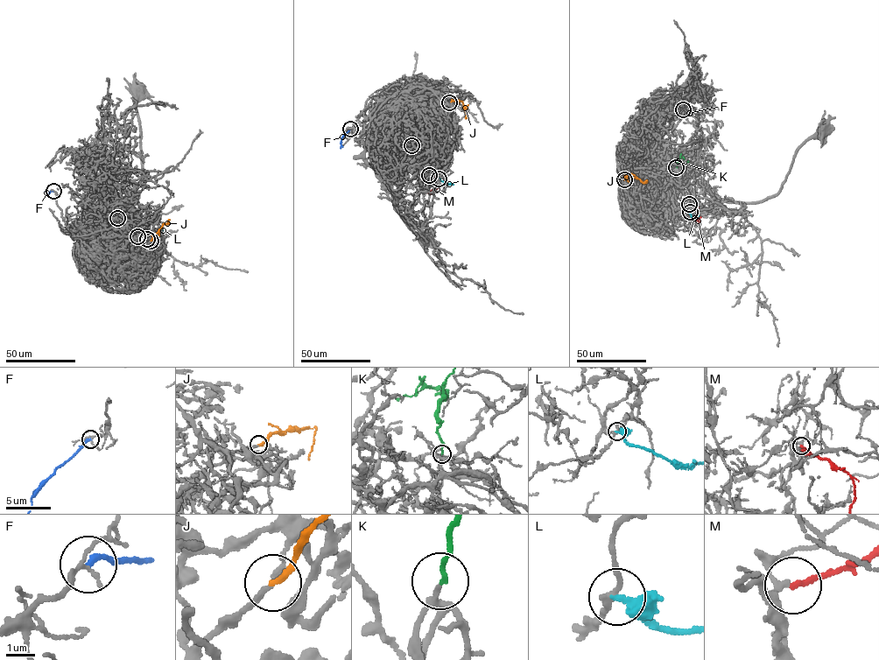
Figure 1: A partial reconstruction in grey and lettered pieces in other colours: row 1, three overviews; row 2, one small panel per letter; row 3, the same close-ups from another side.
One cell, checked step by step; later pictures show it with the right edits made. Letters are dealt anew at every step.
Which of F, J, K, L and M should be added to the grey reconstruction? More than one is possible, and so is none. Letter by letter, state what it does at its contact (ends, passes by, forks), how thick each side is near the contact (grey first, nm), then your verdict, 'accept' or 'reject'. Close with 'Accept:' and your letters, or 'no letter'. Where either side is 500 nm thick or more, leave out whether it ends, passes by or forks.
F: it ends | 130/200 nm | reject
J: it ends | 130/220 nm | accept
K: it ends | 110/150 nm | accept
L: it ends | 180/320 nm | reject
M: it ends | 140/180 nm | reject
Accept: J, K

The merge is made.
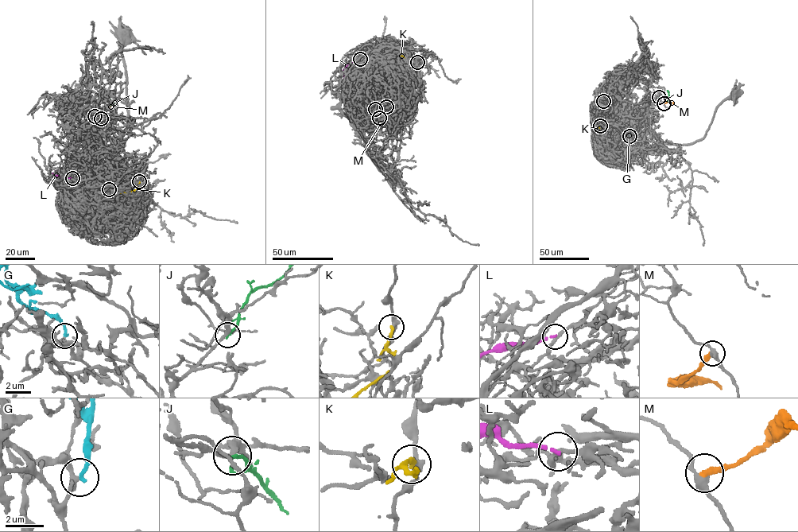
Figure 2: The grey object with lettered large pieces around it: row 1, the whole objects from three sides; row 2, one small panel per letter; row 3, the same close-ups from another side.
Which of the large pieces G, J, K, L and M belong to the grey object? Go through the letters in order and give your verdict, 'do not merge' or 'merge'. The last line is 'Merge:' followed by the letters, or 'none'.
G: merge
J: do not merge
K: do not merge
L: do not merge
M: do not merge
Merge: G

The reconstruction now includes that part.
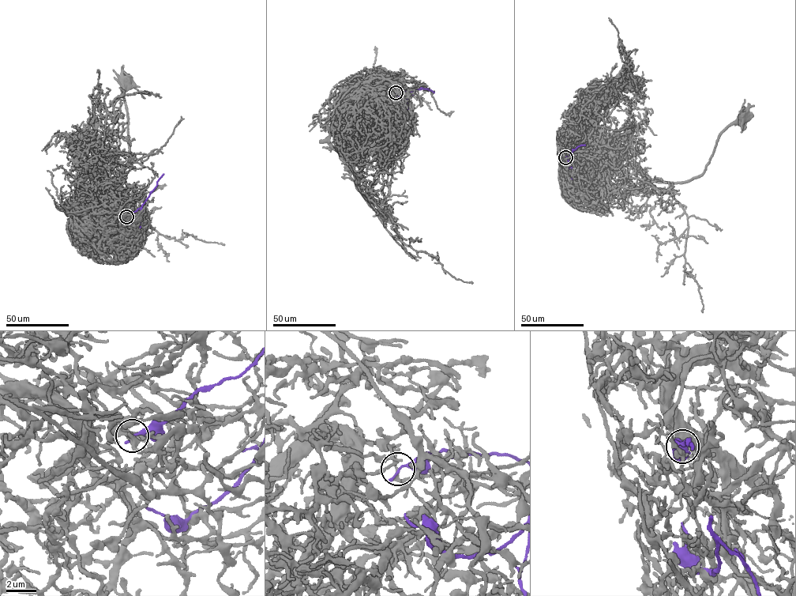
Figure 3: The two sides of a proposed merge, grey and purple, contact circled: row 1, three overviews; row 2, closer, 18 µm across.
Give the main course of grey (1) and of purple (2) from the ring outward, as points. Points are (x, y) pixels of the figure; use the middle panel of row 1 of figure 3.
1: (396, 92), (366, 118), (347, 152), (356, 189), (385, 216), (386, 207), (385, 215)
2: (396, 92), (414, 92), (422, 88), (434, 92)

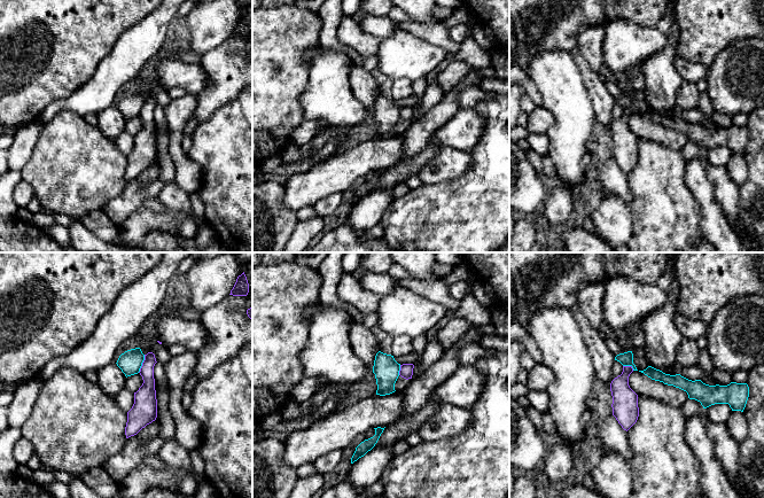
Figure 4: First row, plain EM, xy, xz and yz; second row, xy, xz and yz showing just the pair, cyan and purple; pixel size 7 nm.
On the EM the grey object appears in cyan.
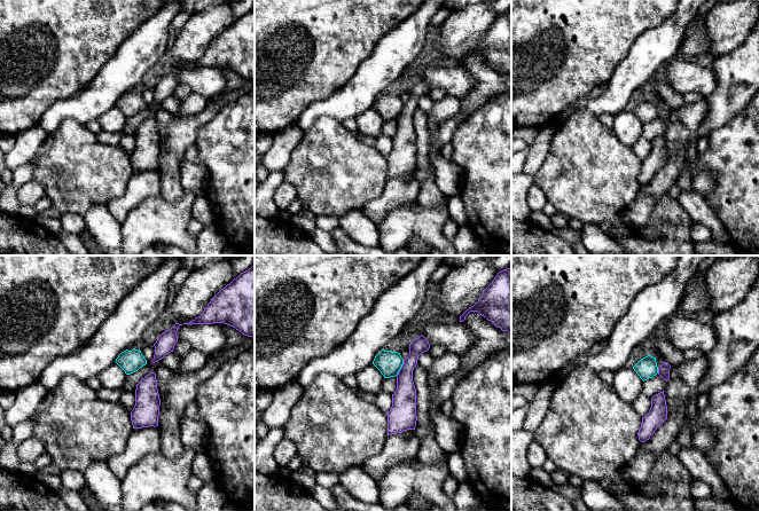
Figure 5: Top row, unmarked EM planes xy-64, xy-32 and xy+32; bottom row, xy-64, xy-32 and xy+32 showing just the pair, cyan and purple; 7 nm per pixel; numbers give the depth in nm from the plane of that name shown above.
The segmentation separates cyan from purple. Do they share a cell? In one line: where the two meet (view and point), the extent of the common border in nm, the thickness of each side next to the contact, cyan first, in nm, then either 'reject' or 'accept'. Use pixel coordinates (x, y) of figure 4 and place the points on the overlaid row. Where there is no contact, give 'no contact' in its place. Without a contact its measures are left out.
xy (141, 364) | 140 nm | 160/160 nm | reject

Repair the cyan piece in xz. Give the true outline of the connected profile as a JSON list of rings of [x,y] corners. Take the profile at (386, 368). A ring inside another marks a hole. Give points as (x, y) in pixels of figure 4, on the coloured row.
[[[379,351],[375,356],[373,373],[375,374],[376,395],[385,396],[395,392],[395,383],[399,376],[400,364],[393,356]]]

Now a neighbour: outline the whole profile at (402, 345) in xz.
[[[398,336],[393,337],[391,353],[393,357],[400,357],[405,355],[410,355],[414,351],[412,339],[408,336]]]

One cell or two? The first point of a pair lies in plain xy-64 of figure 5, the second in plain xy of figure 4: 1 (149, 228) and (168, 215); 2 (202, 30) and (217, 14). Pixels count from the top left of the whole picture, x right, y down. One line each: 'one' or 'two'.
1: one
2: one

